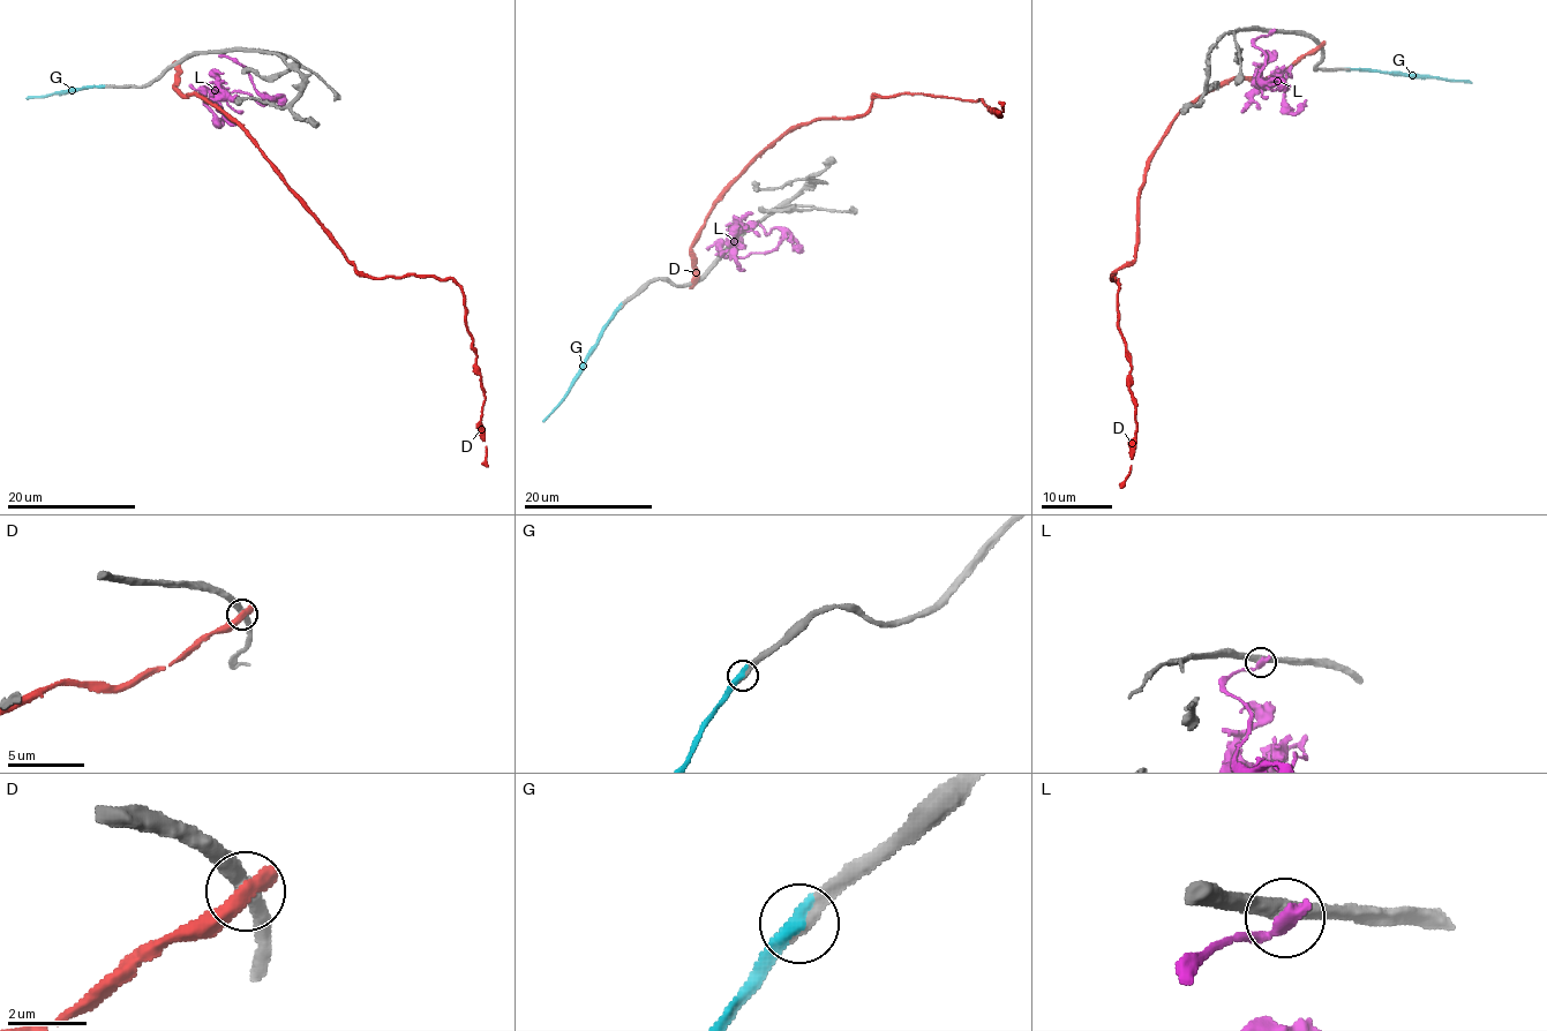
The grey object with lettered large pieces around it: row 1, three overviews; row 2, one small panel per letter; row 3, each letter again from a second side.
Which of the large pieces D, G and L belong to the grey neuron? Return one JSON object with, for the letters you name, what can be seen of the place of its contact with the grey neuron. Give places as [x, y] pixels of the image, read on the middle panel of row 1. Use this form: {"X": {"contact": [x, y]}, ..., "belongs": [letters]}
{"G": {"contact": [620, 307]}, "belongs": ["G"]}

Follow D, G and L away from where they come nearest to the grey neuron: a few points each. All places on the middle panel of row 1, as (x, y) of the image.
D: (695, 283), (691, 243), (714, 200), (796, 125), (861, 117), (876, 97), (982, 100), (998, 117), (1003, 102)
G: (620, 307), (563, 400), (542, 421)
L: (740, 239), (756, 223), (767, 234), (782, 231), (767, 251), (730, 257), (719, 248), (744, 271)

